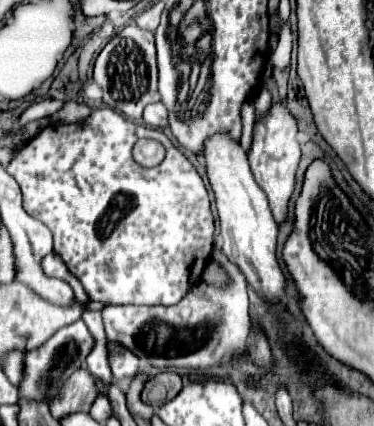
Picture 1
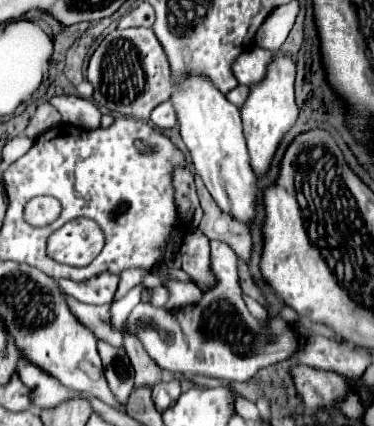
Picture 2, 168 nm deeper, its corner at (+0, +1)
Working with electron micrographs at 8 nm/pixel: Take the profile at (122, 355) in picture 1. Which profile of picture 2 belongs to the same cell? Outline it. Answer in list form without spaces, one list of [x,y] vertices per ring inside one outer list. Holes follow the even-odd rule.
[[[98,341],[98,351],[104,363],[104,375],[110,391],[114,393],[114,399],[120,401],[120,405],[124,407],[134,389],[134,369],[130,369],[126,351],[112,347],[104,341]]]

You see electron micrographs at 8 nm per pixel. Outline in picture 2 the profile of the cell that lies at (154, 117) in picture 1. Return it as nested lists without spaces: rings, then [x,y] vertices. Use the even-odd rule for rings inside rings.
[[[170,101],[160,103],[160,105],[152,111],[150,121],[152,121],[158,129],[172,129],[172,127],[176,125],[176,111],[174,111],[172,103],[170,103]]]

